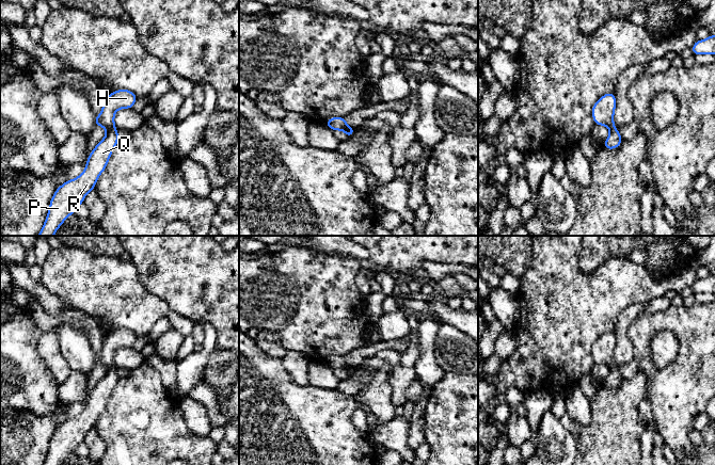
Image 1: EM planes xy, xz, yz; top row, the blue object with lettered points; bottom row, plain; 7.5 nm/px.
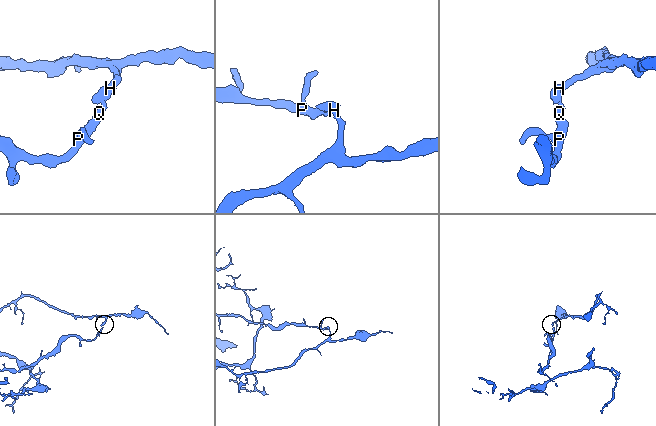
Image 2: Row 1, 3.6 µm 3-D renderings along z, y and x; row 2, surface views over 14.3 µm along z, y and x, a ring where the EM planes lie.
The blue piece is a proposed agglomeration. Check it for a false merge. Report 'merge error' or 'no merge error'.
merge error

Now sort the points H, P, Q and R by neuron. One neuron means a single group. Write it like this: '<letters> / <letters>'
H / P Q R

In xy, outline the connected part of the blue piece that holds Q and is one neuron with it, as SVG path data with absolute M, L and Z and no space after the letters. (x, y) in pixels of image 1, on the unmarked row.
M116 367L107 369L106 375L89 394L85 408L77 417L65 420L52 435L43 465L61 465L83 443L85 434L94 430L97 417L106 408L109 397L120 376Z

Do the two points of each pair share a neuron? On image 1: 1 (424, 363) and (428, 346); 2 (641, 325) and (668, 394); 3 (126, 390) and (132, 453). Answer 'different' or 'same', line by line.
1: same
2: same
3: same

